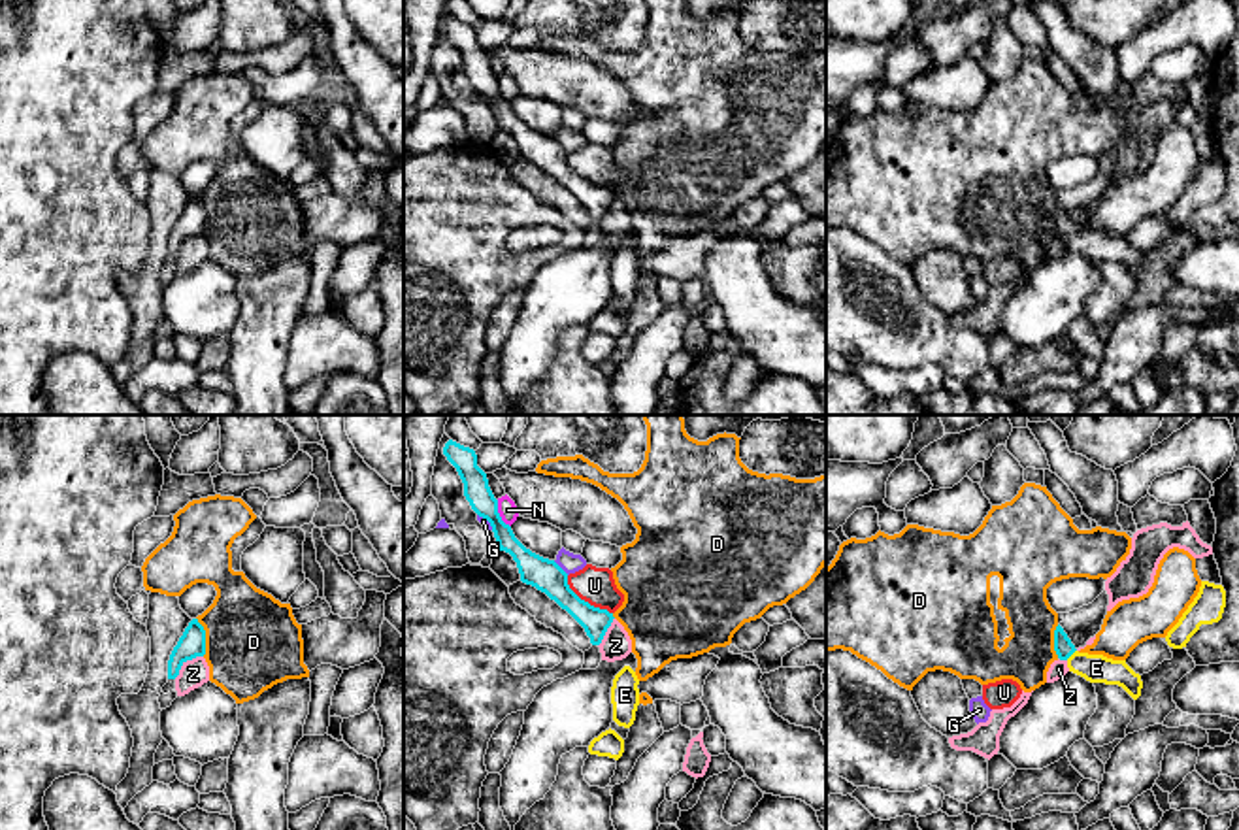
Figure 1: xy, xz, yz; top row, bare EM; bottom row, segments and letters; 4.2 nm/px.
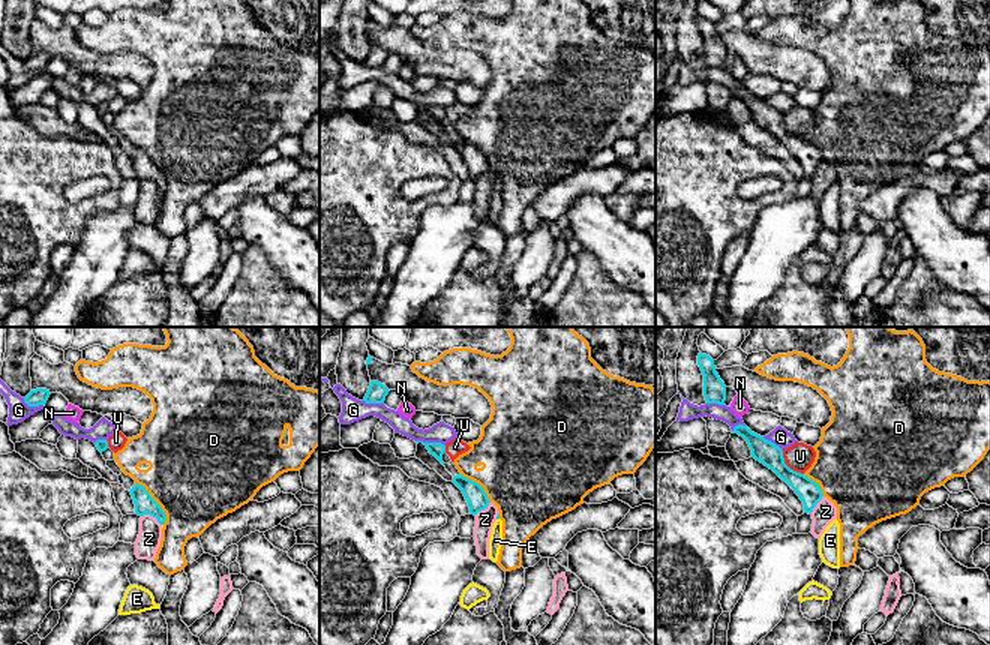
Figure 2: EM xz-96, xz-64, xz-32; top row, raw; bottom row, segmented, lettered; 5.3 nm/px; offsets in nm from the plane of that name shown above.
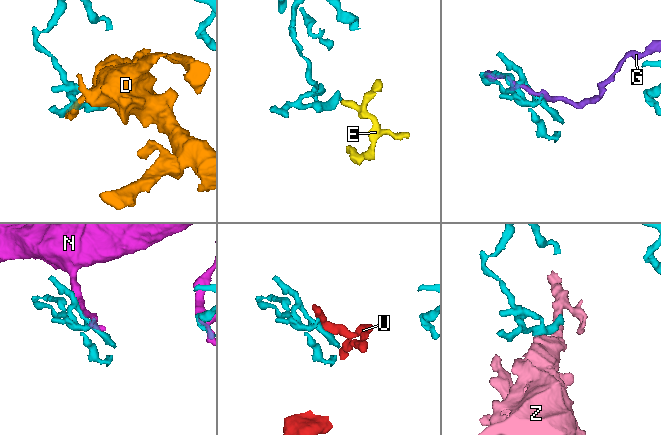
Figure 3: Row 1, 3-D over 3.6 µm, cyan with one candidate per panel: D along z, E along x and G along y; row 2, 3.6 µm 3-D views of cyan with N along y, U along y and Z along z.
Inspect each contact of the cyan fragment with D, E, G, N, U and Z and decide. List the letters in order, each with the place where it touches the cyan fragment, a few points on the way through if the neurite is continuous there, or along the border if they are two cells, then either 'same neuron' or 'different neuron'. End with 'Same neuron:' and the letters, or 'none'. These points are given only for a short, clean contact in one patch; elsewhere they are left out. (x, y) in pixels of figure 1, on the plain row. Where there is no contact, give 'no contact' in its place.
D: xy (204, 214) | different neuron
E: yz (1070, 232) | across yz (1062, 221), (1070, 232), (1096, 246) | same neuron
G: xz (559, 144) | same neuron
N: xz (498, 91) | different neuron
U: xz (583, 178) | different neuron
Z: xy (185, 238) | different neuron
Same neuron: E, G

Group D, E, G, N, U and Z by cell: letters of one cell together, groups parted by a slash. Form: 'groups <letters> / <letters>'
groups D / E G / N / U / Z

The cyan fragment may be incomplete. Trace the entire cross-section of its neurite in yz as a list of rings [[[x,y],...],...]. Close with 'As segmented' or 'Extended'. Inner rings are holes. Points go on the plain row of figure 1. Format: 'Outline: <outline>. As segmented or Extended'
Outline: [[[1064,206],[1054,208],[1054,228],[1060,238],[1067,240],[1069,249],[1090,260],[1105,260],[1122,264],[1133,277],[1141,274],[1143,258],[1126,238],[1113,238],[1103,232],[1079,230]]]. Extended

